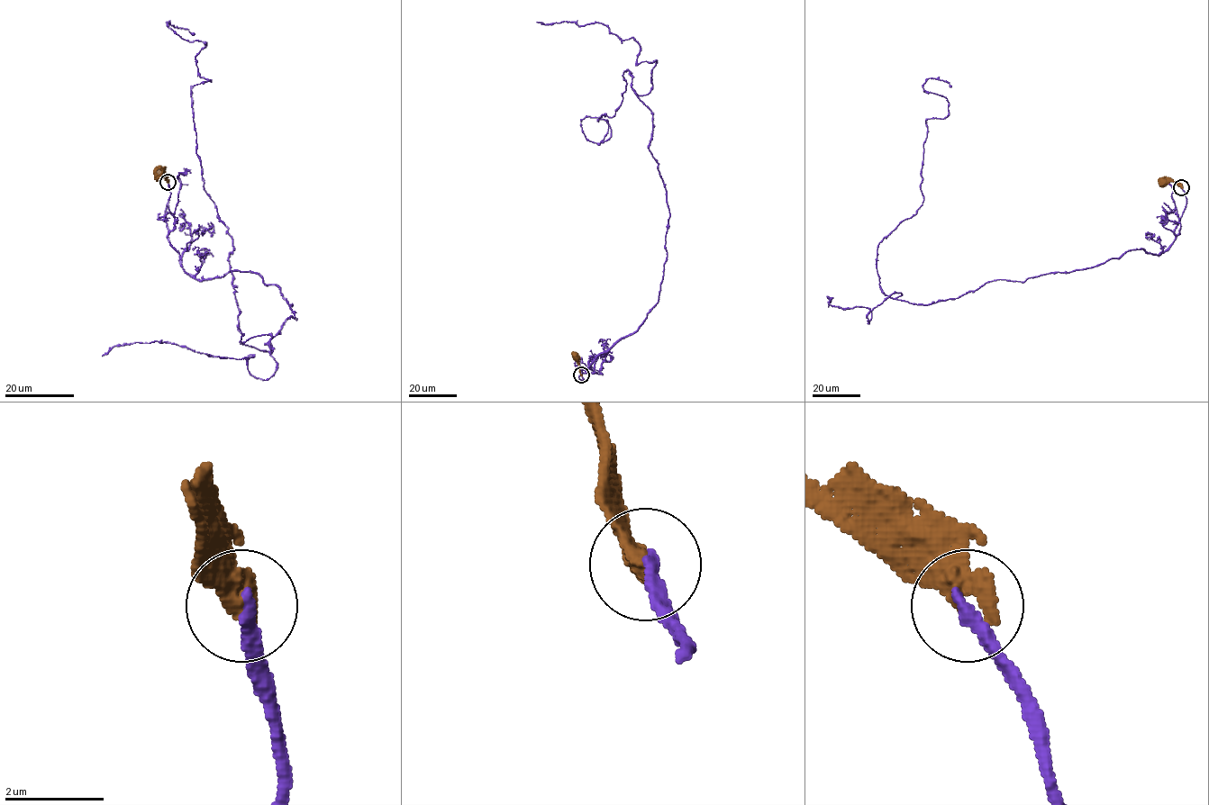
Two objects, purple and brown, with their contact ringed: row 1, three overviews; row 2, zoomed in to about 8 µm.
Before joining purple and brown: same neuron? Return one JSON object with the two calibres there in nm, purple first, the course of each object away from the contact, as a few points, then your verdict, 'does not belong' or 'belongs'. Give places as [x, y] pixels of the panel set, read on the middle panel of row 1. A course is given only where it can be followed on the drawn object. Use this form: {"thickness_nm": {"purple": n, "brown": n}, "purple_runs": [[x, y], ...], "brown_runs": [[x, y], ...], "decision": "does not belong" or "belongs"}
{"thickness_nm": {"purple": 280, "brown": 440}, "purple_runs": [[581, 375], [657, 303], [666, 259], [652, 113], [628, 70], [597, 121], [611, 137], [581, 120], [600, 145]], "brown_runs": [[581, 375], [576, 357]], "decision": "does not belong"}

